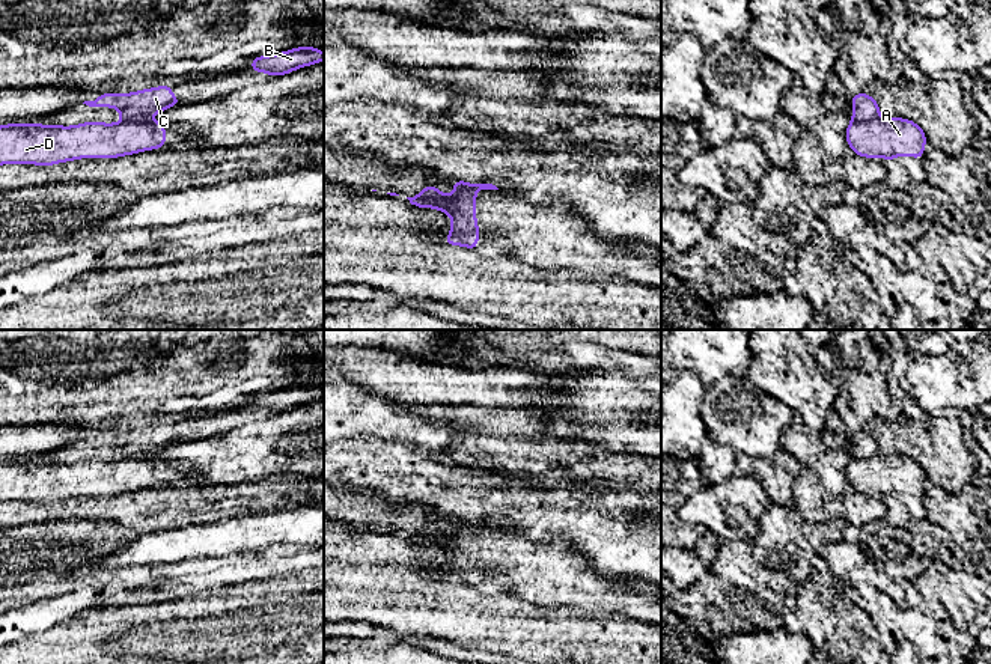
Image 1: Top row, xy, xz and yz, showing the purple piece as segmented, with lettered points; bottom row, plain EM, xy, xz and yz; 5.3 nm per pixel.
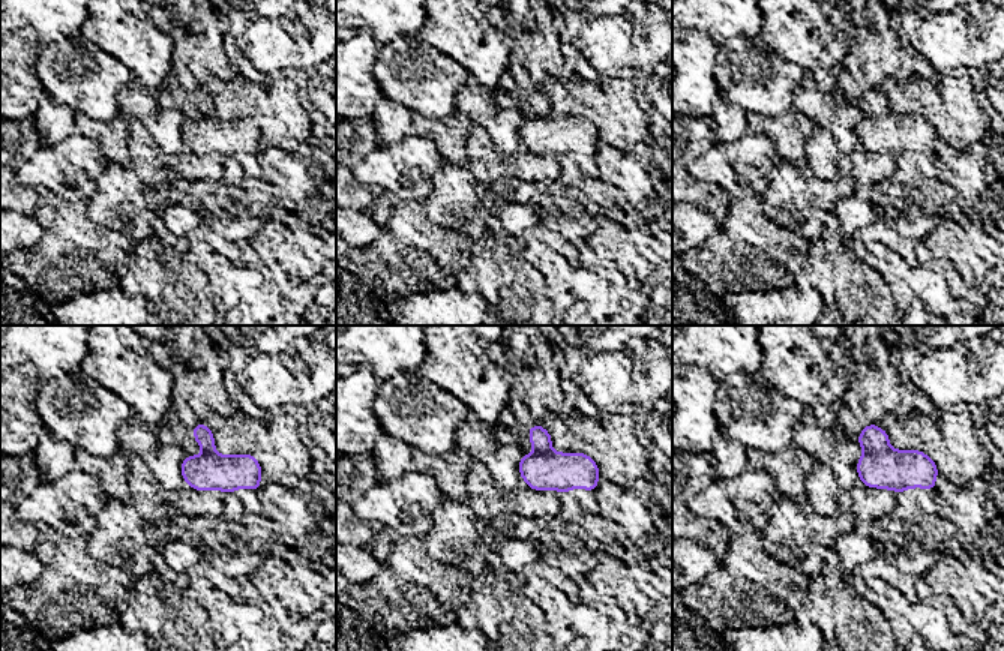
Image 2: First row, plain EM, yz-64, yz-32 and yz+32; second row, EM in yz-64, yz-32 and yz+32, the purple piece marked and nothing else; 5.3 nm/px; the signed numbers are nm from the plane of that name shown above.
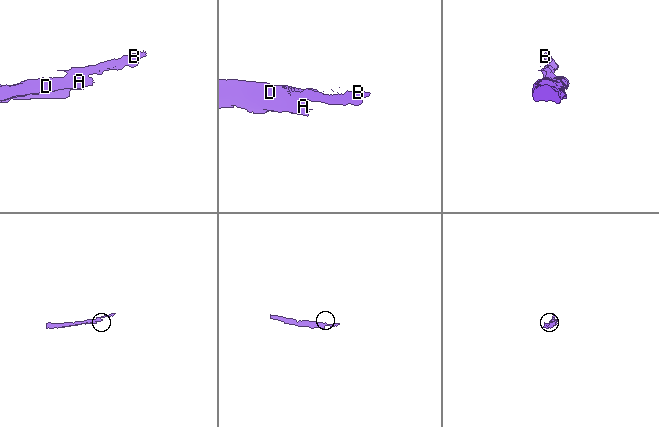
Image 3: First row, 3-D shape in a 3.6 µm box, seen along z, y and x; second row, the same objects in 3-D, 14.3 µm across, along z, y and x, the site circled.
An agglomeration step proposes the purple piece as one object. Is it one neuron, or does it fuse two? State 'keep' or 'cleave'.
cleave

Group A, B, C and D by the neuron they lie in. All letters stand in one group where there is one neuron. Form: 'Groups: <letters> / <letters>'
Groups: A D / B C

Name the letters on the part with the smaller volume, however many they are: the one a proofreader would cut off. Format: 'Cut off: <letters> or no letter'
Cut off: B, C

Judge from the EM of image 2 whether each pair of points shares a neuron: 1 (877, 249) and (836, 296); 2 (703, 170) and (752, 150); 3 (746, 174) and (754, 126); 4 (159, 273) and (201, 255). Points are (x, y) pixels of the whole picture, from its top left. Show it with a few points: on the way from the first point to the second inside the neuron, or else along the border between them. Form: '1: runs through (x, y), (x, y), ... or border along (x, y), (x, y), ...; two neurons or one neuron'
1: border along (871, 264), (892, 293); two neurons
2: runs through (715, 167), (727, 158), (740, 158); one neuron
3: border along (754, 134), (767, 137), (781, 158); two neurons
4: border along (183, 255), (212, 284); two neurons

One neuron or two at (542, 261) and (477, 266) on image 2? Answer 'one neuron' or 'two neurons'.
two neurons

